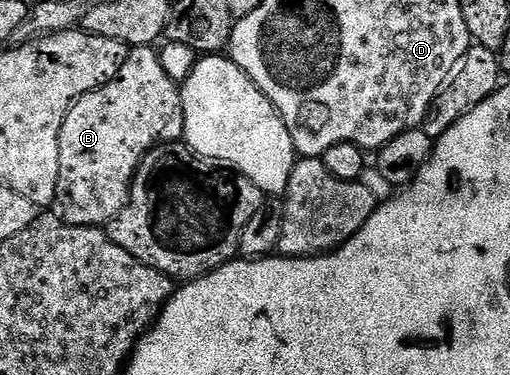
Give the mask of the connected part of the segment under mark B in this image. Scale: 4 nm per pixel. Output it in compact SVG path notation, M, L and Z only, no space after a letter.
M130 48L120 74L104 86L84 94L68 110L60 130L60 178L57 211L65 224L96 228L109 225L120 214L130 196L134 171L157 144L178 142L184 136L184 106L179 81L168 78L160 66L158 48Z

